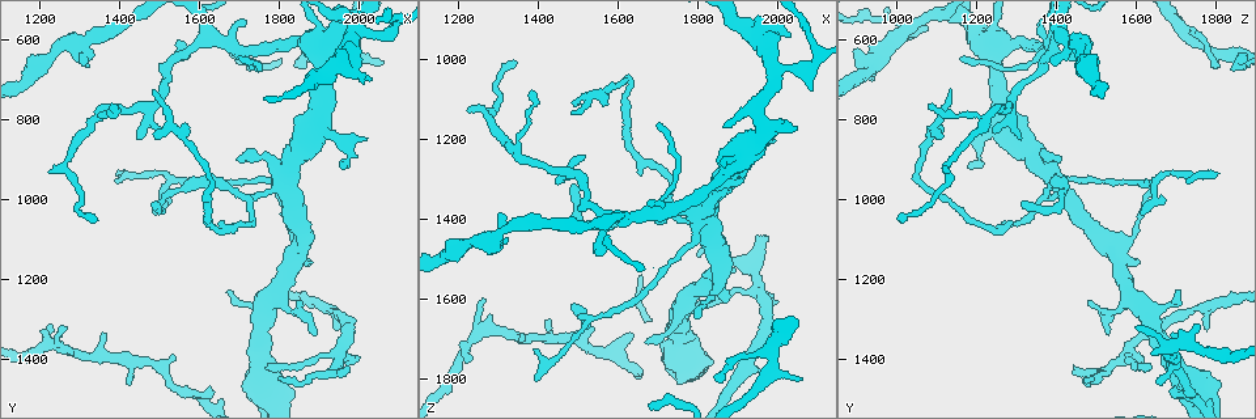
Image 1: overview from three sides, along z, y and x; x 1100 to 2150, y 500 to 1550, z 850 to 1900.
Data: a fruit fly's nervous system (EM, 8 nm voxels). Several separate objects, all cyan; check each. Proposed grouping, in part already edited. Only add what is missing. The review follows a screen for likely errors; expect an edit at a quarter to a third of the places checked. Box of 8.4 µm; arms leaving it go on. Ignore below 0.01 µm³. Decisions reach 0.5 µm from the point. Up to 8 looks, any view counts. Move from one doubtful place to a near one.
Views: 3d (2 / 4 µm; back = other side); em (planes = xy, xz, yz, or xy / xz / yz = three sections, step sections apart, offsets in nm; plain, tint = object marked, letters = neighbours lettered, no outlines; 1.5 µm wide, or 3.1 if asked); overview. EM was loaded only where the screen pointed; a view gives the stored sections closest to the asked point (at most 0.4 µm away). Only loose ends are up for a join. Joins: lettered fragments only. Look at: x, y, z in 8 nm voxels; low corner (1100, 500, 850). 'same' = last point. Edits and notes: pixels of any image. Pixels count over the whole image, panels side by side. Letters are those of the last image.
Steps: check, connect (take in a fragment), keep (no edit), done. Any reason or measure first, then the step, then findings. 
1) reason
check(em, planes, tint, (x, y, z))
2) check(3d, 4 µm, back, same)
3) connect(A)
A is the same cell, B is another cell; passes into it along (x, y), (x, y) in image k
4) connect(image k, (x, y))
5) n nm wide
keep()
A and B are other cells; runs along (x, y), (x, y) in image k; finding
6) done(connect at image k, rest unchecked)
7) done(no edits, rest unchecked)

thin end
check(em, planes, letters, (1975, 1415, 1435))

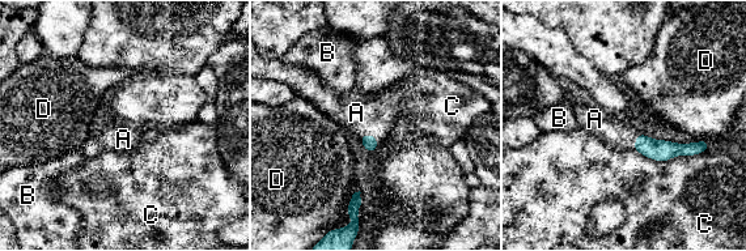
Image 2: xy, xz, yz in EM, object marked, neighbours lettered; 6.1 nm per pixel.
connect(A)
A is the same cell, B, C and D are other cells; passes into it along (661, 150), (636, 143), (601, 126) in image 2; it goes on there

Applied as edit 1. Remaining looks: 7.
see it whole again
check(overview)

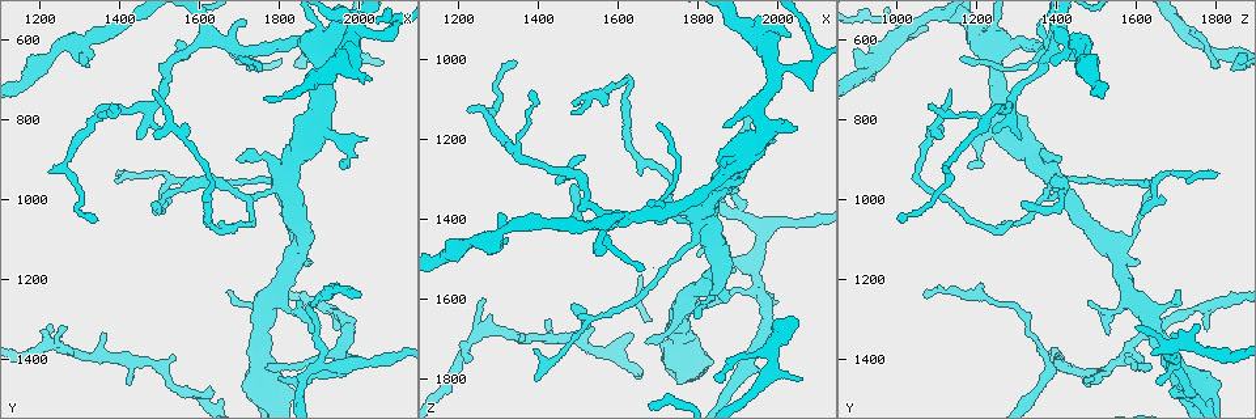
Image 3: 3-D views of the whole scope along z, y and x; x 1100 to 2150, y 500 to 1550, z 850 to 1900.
branch stops here
check(em, planes, letters, (2025, 705, 940))

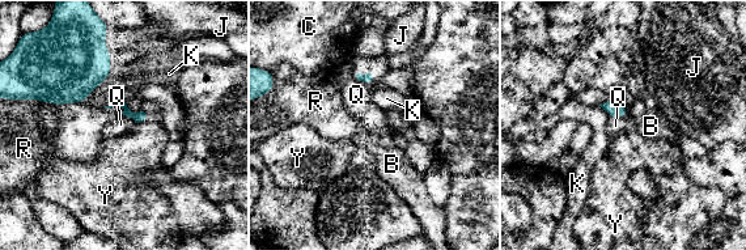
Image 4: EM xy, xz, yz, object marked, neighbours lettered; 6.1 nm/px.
R touches over 240 nm
keep()
B, C, J, K, Q, R and Y are other cells; border along (144, 119), (136, 123) in image 4; none of them fits

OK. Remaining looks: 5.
branch stops here
check(em, xy, step 4, tint, (1545, 610, 1490))

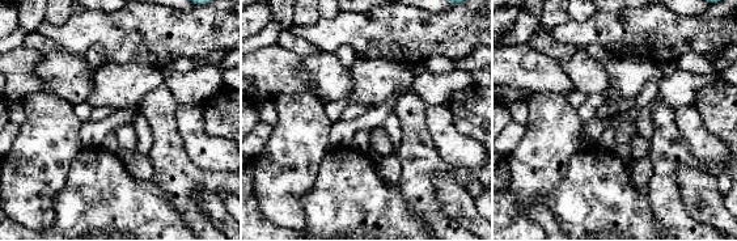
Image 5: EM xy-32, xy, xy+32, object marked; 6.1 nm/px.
another direction
check(em, planes, letters, same)

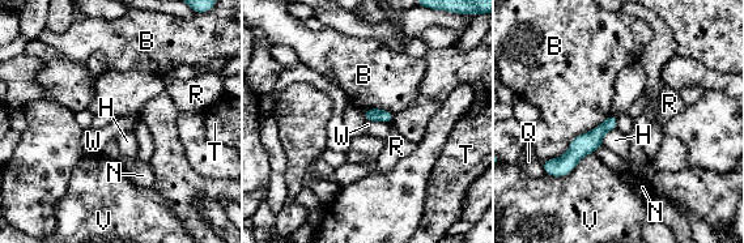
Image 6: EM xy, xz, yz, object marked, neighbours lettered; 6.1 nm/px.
keep()
B, H, N, Q, R, T, V and W are other cells; border along (365, 120), (381, 120), (390, 124) in image 6; no lettered fragment goes on from it

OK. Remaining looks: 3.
done(connect at image 2, rest unchecked)

